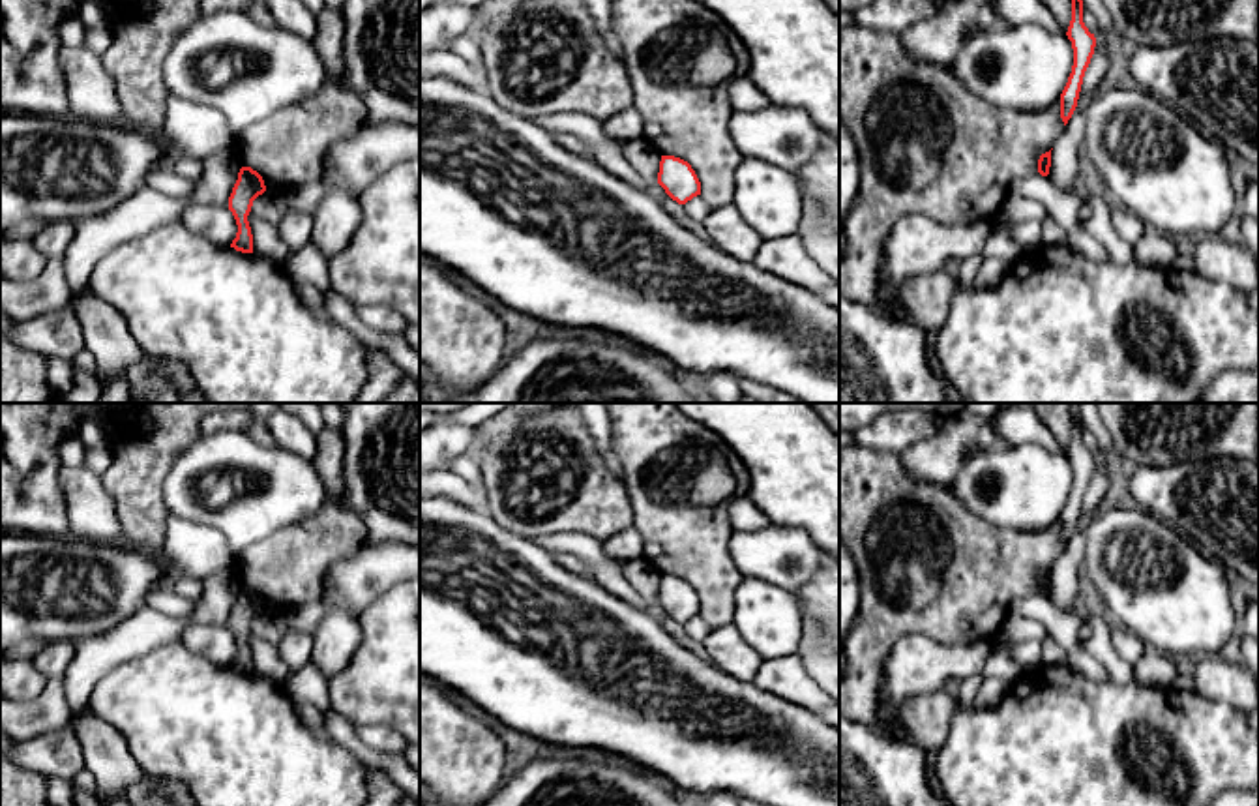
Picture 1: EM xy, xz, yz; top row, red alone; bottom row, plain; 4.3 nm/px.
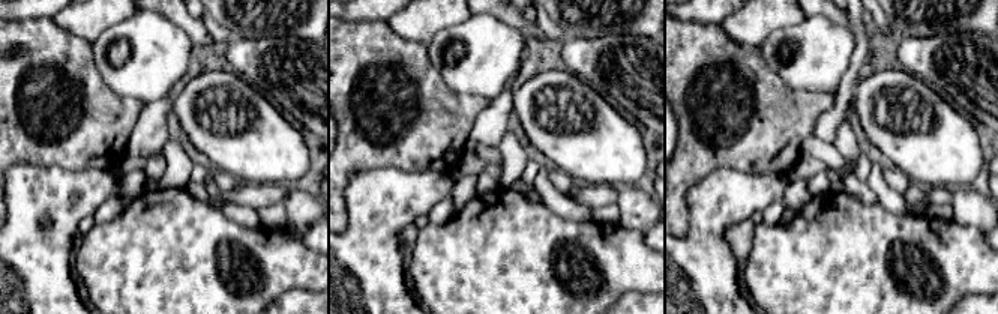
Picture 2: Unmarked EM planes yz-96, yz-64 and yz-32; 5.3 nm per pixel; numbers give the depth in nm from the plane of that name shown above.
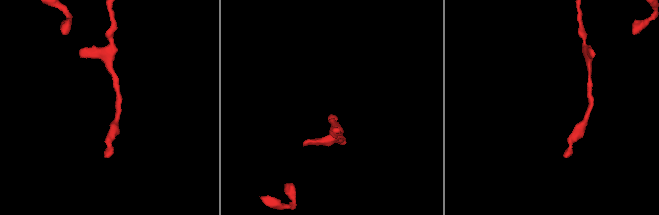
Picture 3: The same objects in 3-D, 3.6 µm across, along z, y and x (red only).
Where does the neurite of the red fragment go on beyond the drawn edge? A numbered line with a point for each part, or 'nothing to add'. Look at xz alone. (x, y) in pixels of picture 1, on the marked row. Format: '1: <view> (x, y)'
nothing to add

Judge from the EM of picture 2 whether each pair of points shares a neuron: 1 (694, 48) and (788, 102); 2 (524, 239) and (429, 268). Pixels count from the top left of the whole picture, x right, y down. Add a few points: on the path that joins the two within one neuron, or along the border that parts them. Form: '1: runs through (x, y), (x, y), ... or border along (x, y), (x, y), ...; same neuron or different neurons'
1: runs through (718, 56), (731, 56), (764, 89); same neuron
2: runs through (500, 263), (495, 268), (453, 268); same neuron

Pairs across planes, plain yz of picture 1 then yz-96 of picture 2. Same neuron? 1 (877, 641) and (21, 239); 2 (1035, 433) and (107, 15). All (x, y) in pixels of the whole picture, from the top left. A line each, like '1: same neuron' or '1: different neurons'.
1: different neurons
2: different neurons

